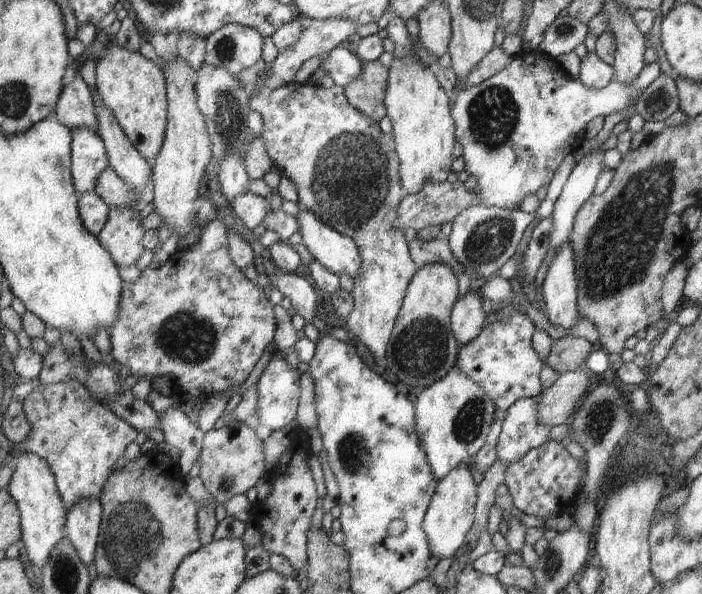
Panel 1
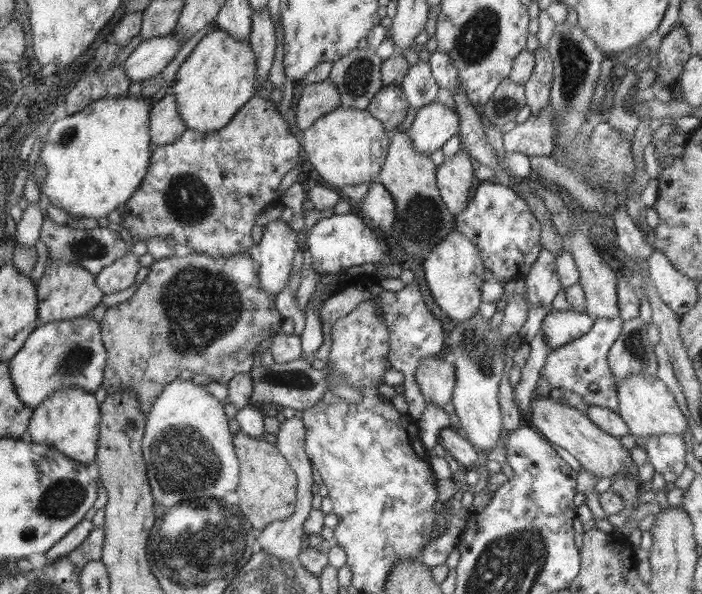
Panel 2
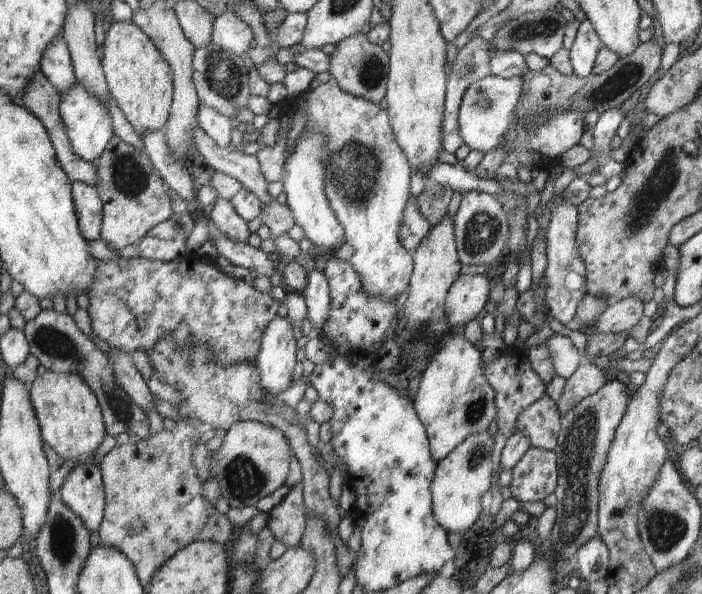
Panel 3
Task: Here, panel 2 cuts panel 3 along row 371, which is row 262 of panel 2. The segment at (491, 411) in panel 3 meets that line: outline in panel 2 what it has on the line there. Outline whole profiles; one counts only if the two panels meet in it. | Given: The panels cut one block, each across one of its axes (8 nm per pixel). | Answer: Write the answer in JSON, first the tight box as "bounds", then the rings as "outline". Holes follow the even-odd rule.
{"bounds":[423,228,485,322],"outline":[[[452,228],[452,232],[428,252],[423,266],[426,284],[442,312],[446,312],[453,321],[457,322],[468,320],[474,314],[478,314],[478,308],[483,302],[480,285],[484,282],[485,266],[480,250],[468,240],[467,236]]]}

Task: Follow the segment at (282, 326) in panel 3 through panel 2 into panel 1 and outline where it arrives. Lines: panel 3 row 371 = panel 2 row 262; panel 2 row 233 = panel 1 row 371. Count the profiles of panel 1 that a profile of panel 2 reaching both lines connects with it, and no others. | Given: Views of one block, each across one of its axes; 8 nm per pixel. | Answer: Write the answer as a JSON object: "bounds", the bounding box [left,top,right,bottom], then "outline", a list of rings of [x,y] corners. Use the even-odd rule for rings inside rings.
{"bounds":[257,353,300,434],"outline":[[[274,353],[257,382],[257,412],[263,434],[286,428],[297,418],[297,406],[300,398],[298,371],[288,361]]]}

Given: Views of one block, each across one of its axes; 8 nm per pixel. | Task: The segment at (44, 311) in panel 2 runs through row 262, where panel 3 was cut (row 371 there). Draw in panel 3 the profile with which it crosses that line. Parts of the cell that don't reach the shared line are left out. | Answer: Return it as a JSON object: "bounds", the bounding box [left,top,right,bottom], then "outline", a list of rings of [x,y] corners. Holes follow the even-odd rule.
{"bounds":[29,370,107,465],"outline":[[[47,370],[38,375],[29,390],[40,432],[62,460],[76,460],[78,465],[92,463],[94,450],[107,432],[96,395],[86,381],[76,373],[58,373]]]}

